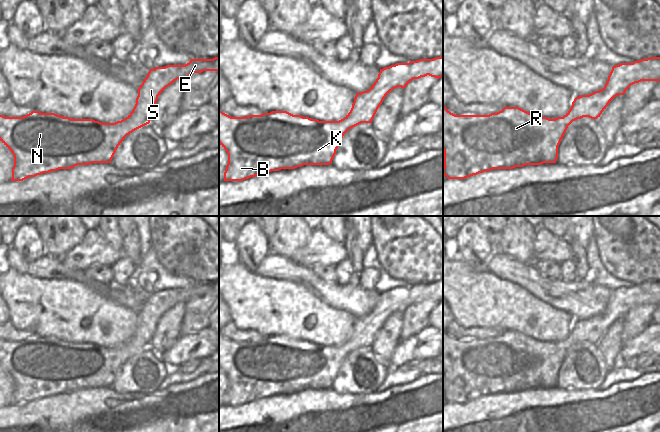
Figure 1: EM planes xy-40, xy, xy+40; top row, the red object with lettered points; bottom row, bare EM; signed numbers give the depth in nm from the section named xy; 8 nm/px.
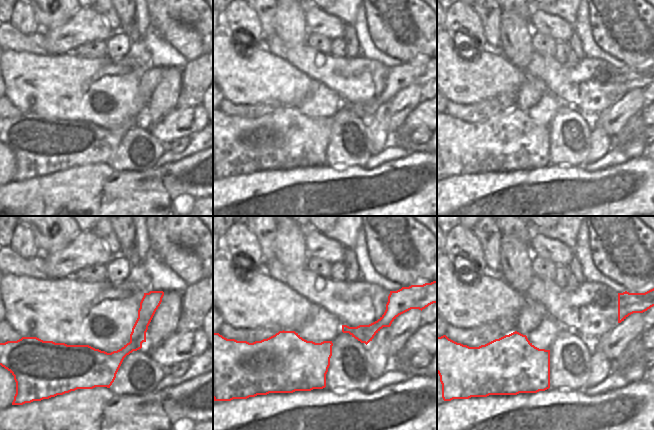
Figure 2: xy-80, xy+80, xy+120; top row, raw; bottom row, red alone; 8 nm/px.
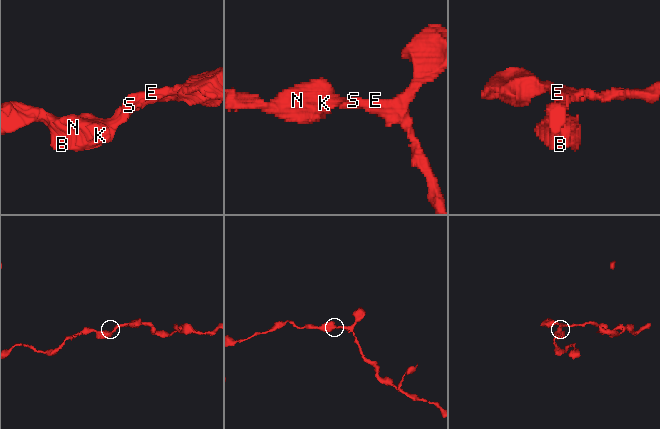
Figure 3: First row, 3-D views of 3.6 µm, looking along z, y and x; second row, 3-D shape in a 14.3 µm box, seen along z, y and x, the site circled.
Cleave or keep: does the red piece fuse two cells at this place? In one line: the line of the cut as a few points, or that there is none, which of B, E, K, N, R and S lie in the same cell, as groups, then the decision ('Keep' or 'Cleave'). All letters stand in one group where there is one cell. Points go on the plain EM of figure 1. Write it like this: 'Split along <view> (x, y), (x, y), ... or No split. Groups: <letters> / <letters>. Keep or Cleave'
No split. Groups: B E K N R S. Keep.

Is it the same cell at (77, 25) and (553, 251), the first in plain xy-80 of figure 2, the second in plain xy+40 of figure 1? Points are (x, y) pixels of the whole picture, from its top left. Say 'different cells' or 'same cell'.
same cell

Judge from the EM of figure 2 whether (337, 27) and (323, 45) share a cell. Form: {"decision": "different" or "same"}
{"decision": "different"}

